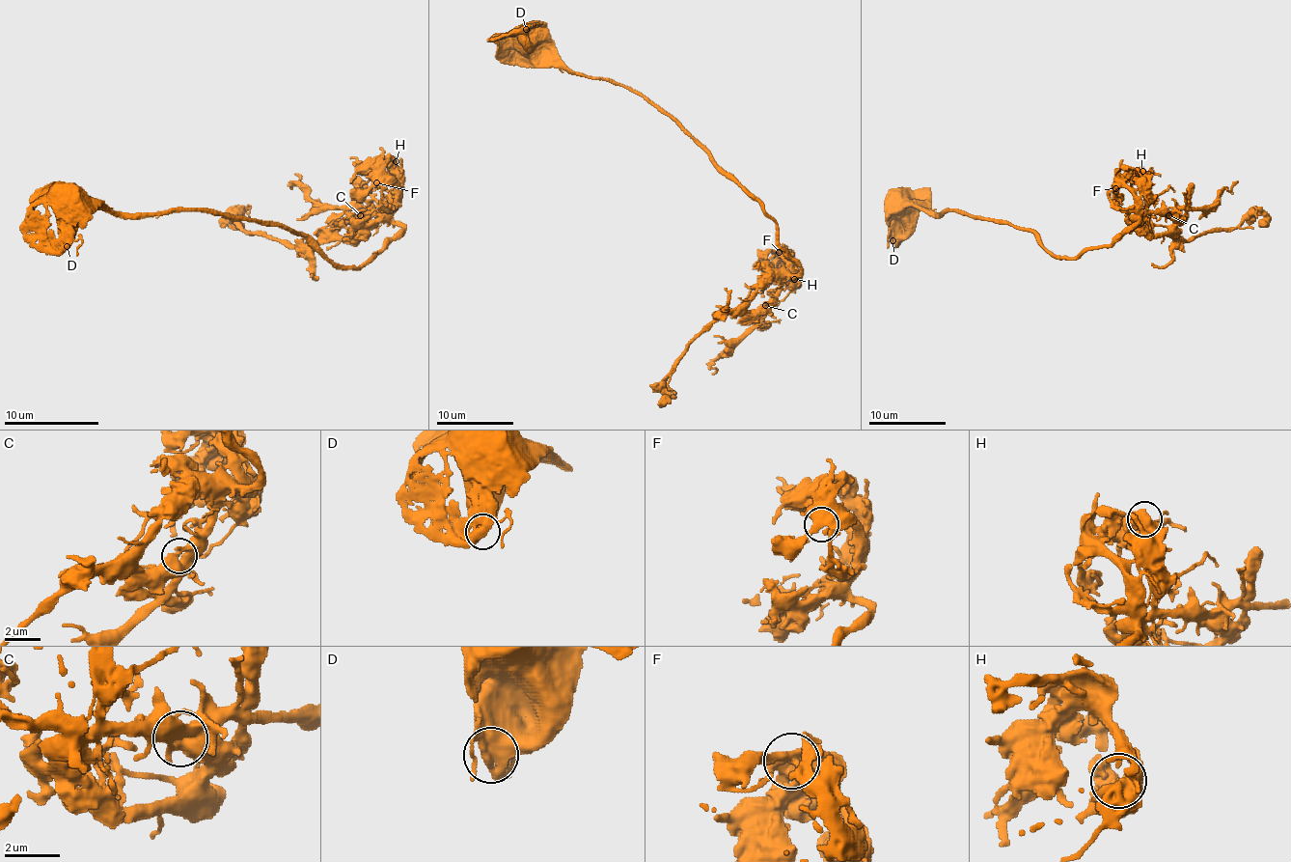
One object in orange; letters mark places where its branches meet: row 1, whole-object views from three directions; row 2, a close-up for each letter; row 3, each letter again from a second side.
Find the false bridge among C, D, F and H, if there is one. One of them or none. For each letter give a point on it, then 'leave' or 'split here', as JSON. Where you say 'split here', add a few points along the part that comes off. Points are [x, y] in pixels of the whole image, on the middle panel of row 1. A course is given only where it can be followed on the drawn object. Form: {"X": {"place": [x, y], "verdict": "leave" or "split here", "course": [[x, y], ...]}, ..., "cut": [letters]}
{"C": {"place": [765, 305], "verdict": "split here", "course": [[765, 306], [746, 312], [730, 312], [711, 323], [690, 345], [665, 381], [665, 401], [661, 397]]}, "D": {"place": [526, 29], "verdict": "leave"}, "F": {"place": [779, 252], "verdict": "leave"}, "H": {"place": [794, 279], "verdict": "leave"}, "cut": ["C"]}

